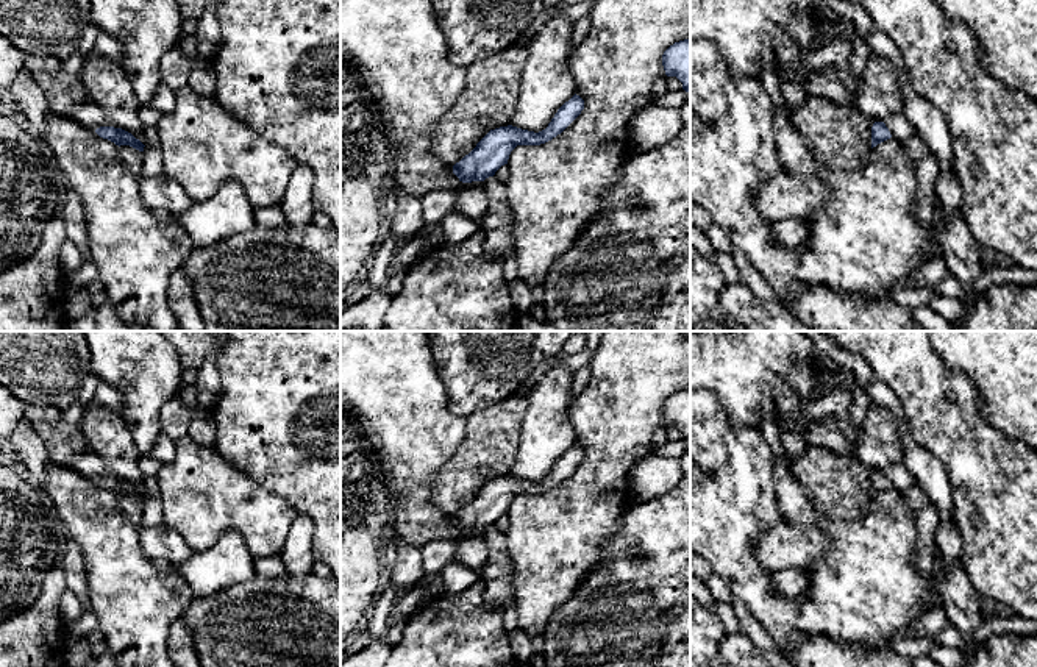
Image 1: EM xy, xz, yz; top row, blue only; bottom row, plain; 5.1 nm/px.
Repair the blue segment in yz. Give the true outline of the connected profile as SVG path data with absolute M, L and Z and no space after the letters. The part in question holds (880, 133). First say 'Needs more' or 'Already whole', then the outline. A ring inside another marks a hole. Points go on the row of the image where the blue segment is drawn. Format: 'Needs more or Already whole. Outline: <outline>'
Needs more. Outline: M906 112L890 114L884 122L875 122L871 127L871 148L878 144L895 137L903 142L917 134Z

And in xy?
Needs more. Outline: M92 100L81 103L78 108L67 112L69 119L73 119L77 123L94 130L100 137L114 142L116 145L130 145L139 152L144 152L144 144L136 139L131 133L119 128L112 123L105 111Z

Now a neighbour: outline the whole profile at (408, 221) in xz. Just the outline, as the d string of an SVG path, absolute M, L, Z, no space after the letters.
M392 184L390 192L397 200L397 212L390 231L398 241L414 237L423 223L423 209L420 198L406 192L400 184Z

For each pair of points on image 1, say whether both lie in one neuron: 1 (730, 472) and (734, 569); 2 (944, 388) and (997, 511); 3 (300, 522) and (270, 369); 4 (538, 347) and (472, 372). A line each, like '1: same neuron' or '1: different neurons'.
1: same neuron
2: same neuron
3: different neurons
4: same neuron

